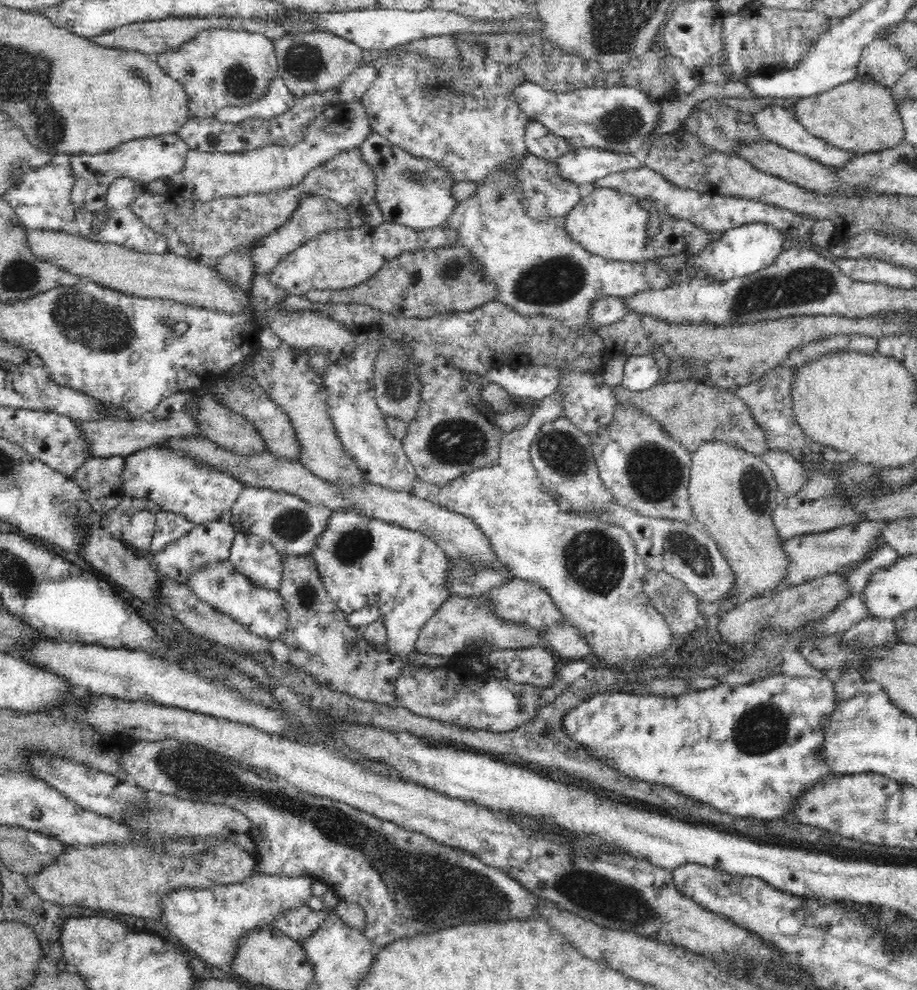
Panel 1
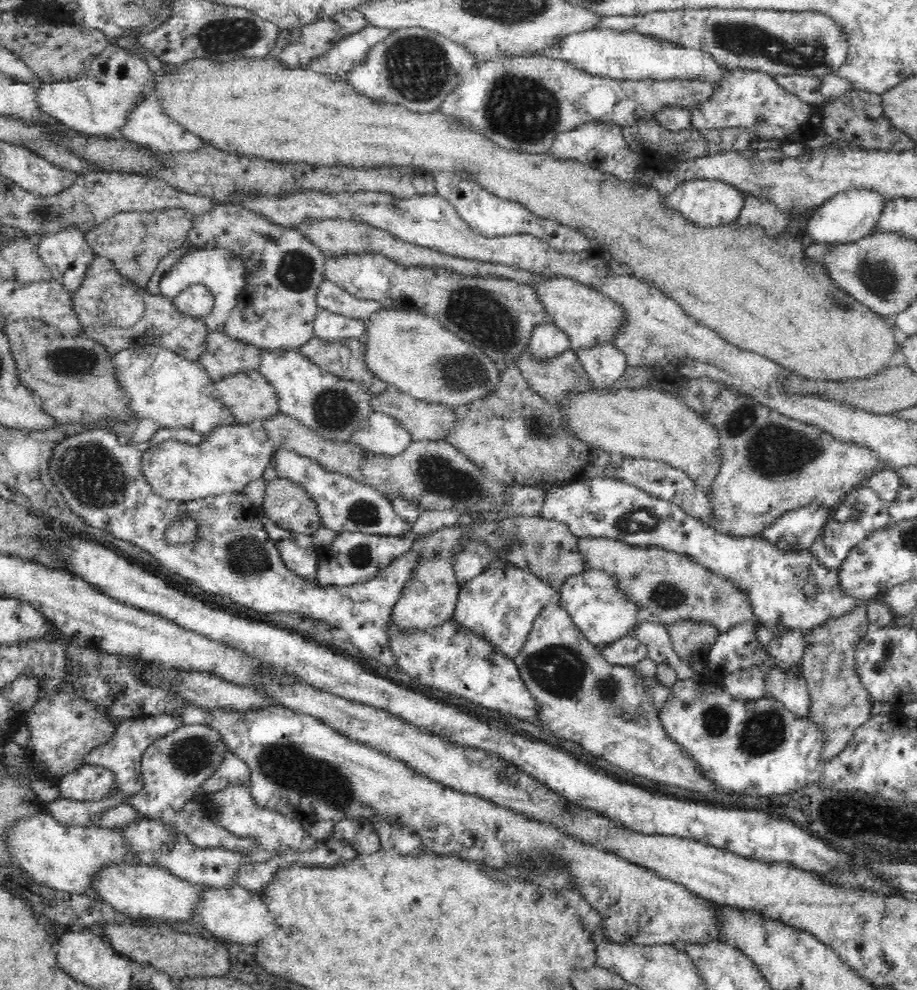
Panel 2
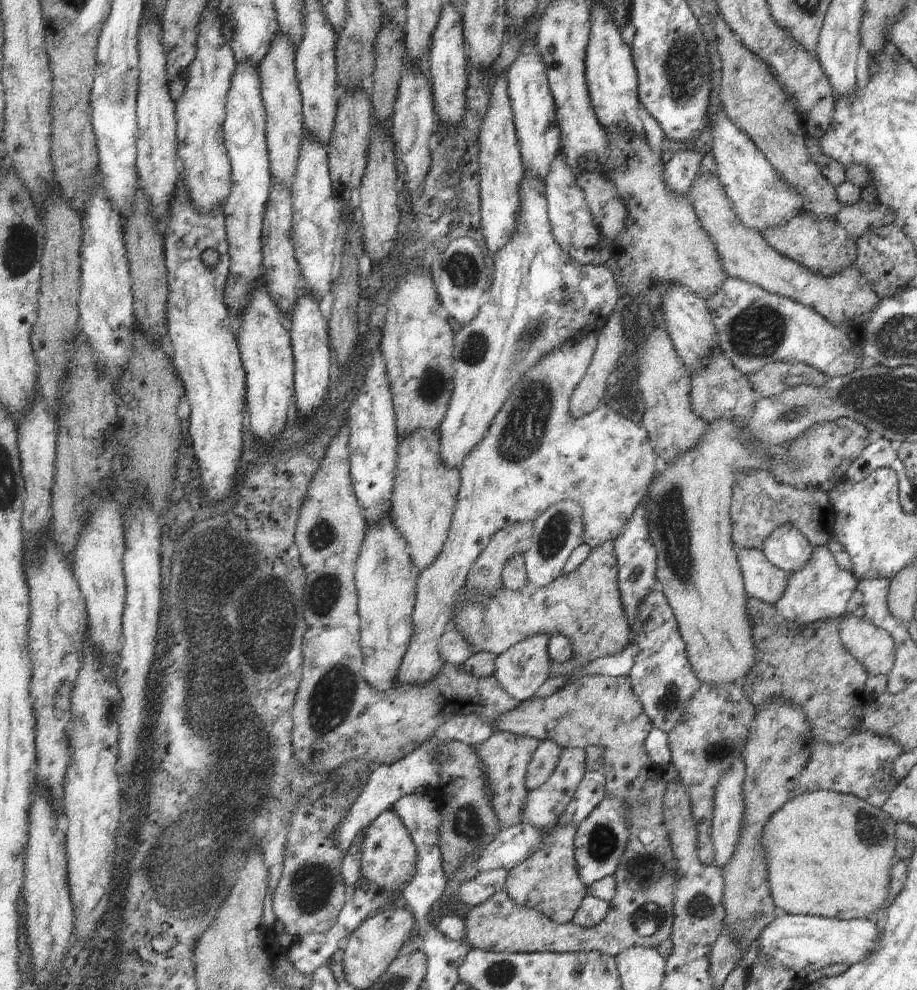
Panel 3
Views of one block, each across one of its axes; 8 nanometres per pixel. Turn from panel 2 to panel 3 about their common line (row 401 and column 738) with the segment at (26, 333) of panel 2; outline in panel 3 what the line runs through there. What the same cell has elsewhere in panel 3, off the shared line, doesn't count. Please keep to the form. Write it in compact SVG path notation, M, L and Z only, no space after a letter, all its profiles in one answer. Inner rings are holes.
M720 16L711 20L716 49L719 54L718 105L729 119L758 147L759 152L769 162L773 172L801 196L801 211L813 214L817 218L834 218L836 220L842 204L836 199L835 189L825 178L819 167L809 160L804 145L804 132L795 112L797 104L785 96L779 82L769 74L767 66L759 56L739 40L739 36L725 24Z

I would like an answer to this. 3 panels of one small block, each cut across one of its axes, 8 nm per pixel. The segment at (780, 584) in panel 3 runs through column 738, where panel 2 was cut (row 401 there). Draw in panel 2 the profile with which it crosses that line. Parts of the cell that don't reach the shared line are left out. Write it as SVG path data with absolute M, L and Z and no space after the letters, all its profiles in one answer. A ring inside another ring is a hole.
M526 349L526 352L517 358L516 366L525 380L528 381L529 387L544 398L548 404L564 406L564 402L572 394L593 388L588 373L584 371L577 354L570 349L564 354L560 354L558 358L553 358L550 362L537 362L531 355L531 350Z

